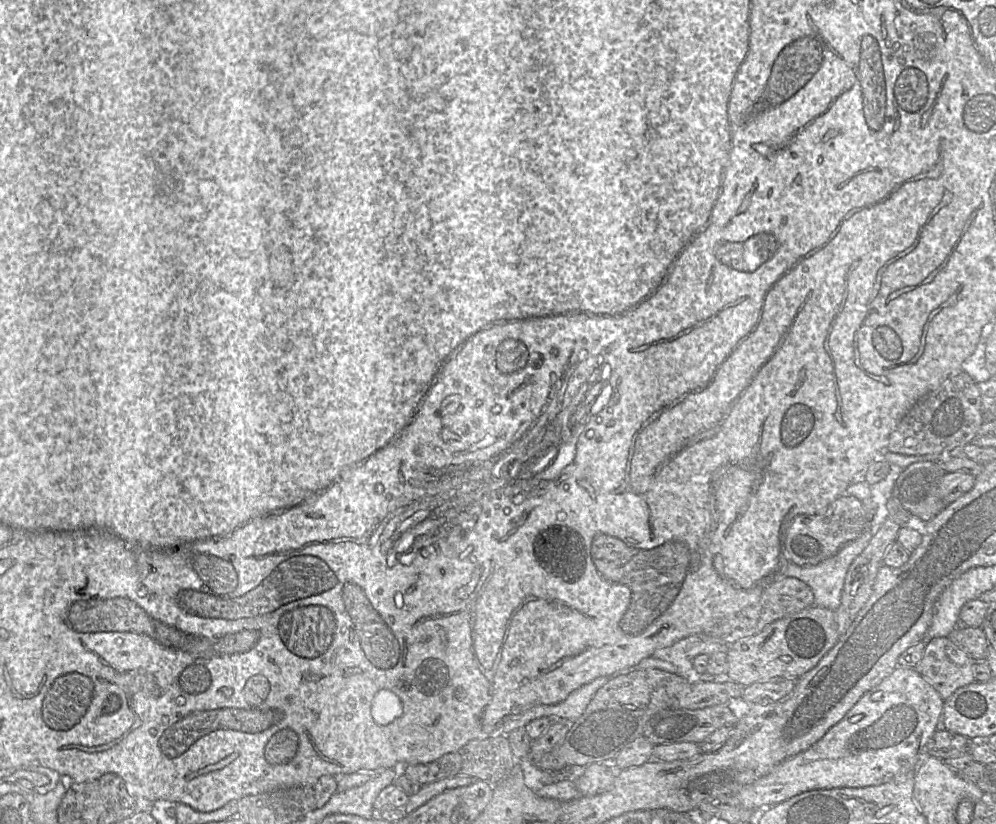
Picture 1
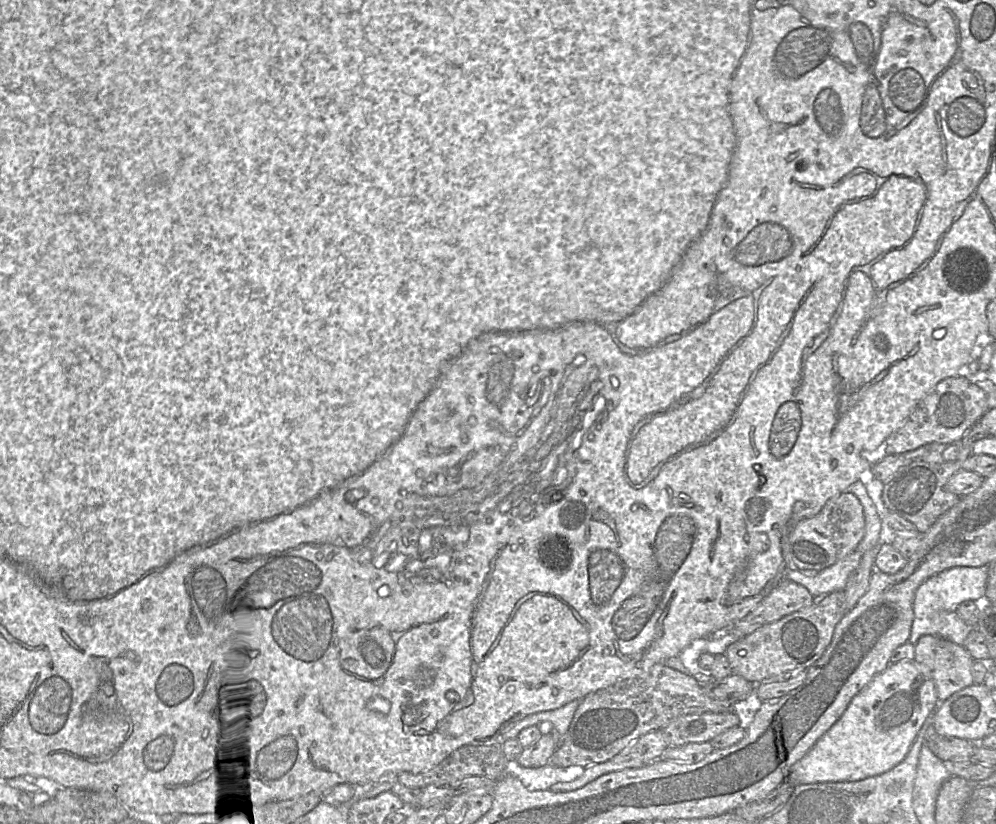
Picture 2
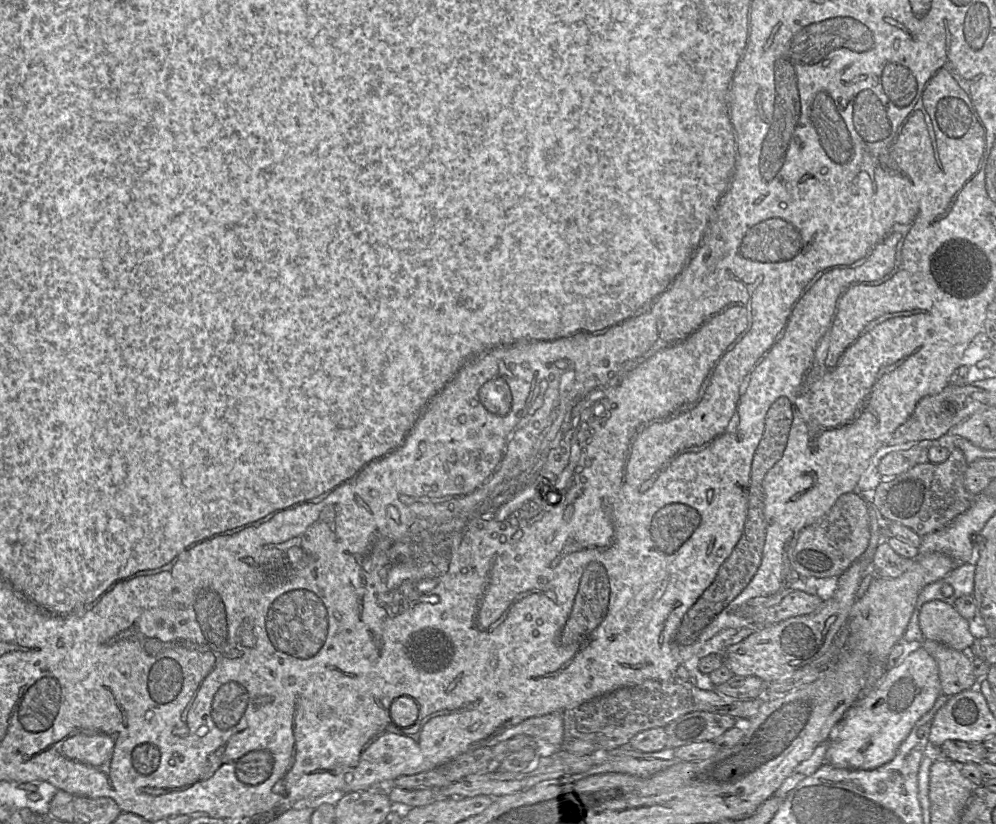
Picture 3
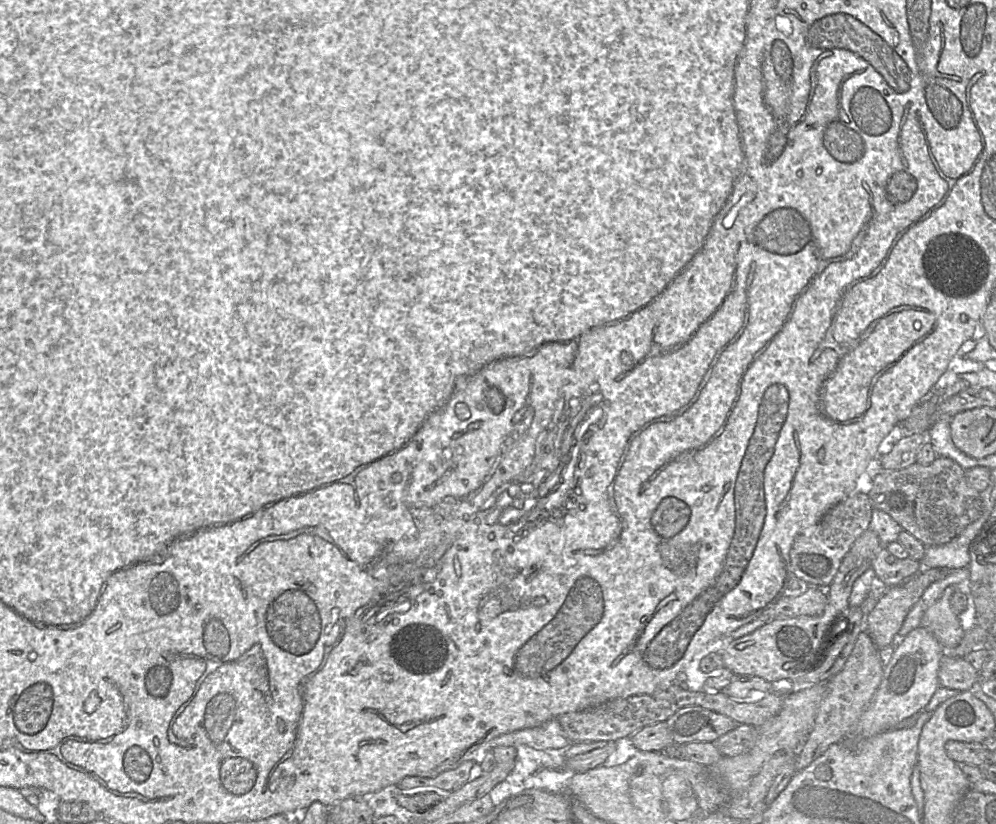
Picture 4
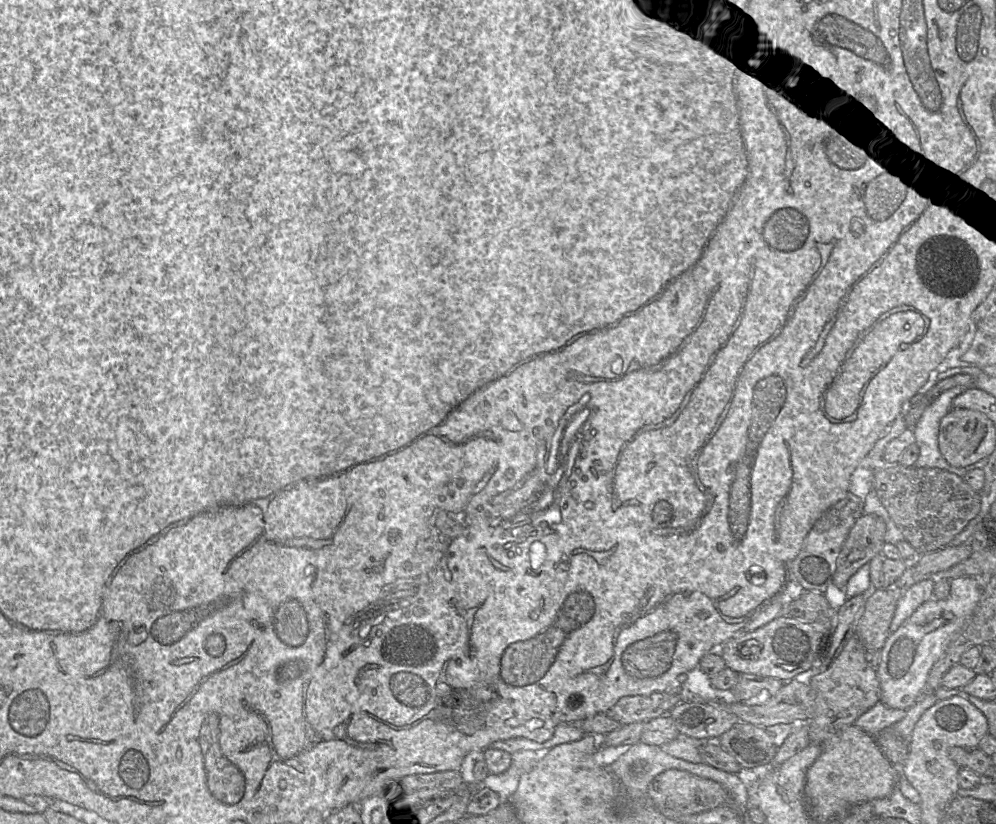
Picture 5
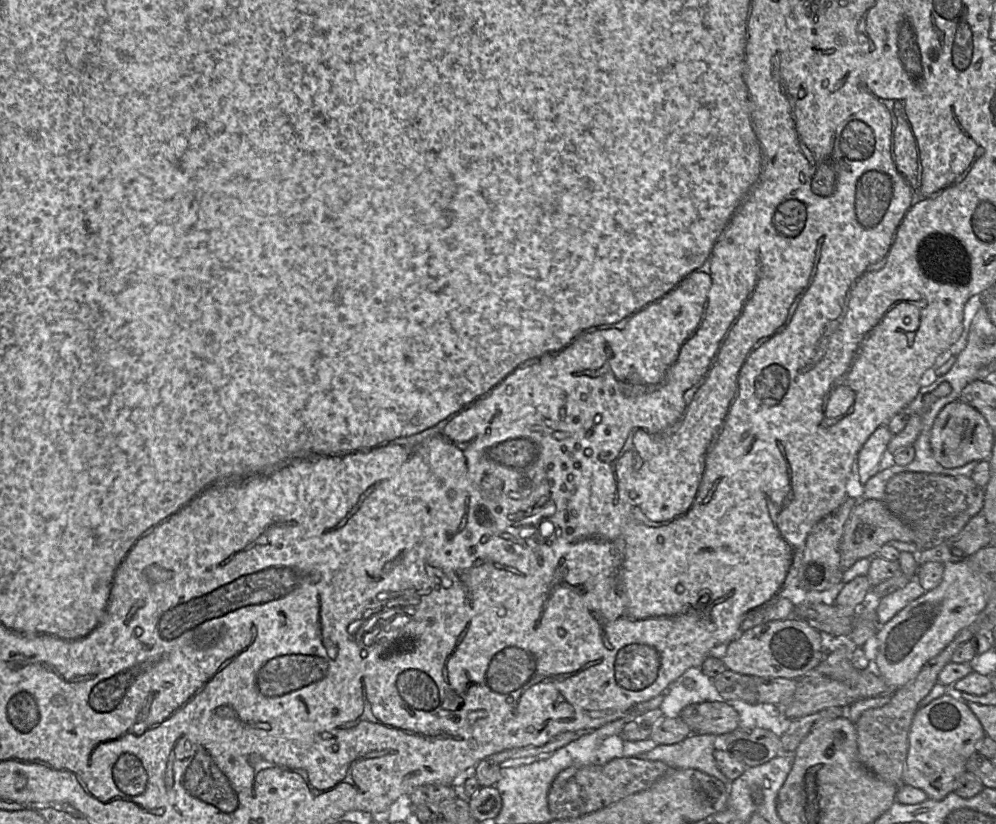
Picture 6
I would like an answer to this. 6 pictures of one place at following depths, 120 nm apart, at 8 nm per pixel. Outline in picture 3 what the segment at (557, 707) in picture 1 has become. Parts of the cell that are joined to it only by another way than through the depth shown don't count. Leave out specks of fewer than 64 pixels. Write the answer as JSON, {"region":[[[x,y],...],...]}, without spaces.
{"region":[[[554,712],[540,717],[524,720],[516,726],[499,733],[494,743],[508,741],[518,735],[526,735],[534,739],[543,739],[562,749],[564,724],[562,712]]]}

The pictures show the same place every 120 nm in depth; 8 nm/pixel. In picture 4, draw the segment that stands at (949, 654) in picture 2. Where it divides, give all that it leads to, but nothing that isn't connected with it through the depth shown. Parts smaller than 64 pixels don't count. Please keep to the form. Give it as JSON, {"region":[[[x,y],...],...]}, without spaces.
{"region":[[[946,651],[940,661],[938,678],[940,686],[964,692],[978,683],[979,672],[965,658],[949,656]]]}

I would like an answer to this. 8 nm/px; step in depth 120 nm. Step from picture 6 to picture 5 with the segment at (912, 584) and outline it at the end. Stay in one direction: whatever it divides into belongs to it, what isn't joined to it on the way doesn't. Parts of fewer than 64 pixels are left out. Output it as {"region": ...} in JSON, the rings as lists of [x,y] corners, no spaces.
{"region":[[[922,580],[904,590],[899,599],[890,625],[890,634],[895,632],[923,603],[933,598],[934,581]]]}

